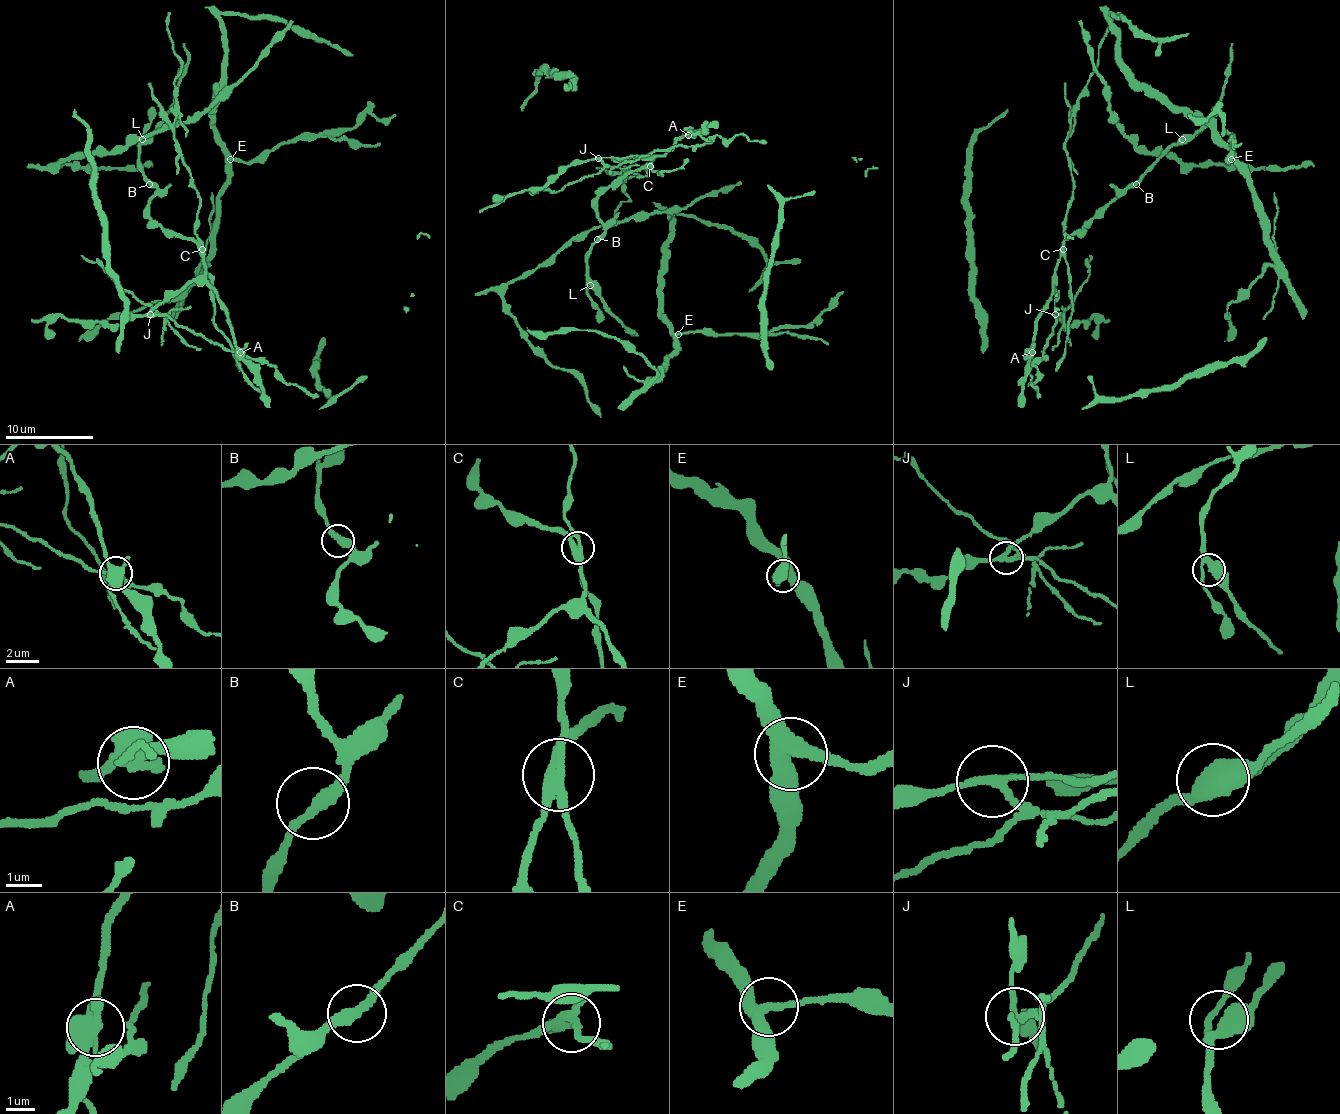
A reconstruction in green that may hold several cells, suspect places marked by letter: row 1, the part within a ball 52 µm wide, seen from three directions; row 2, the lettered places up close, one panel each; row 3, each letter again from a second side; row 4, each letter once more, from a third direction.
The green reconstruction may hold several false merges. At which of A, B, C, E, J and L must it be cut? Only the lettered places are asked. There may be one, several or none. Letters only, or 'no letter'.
A, C, J

